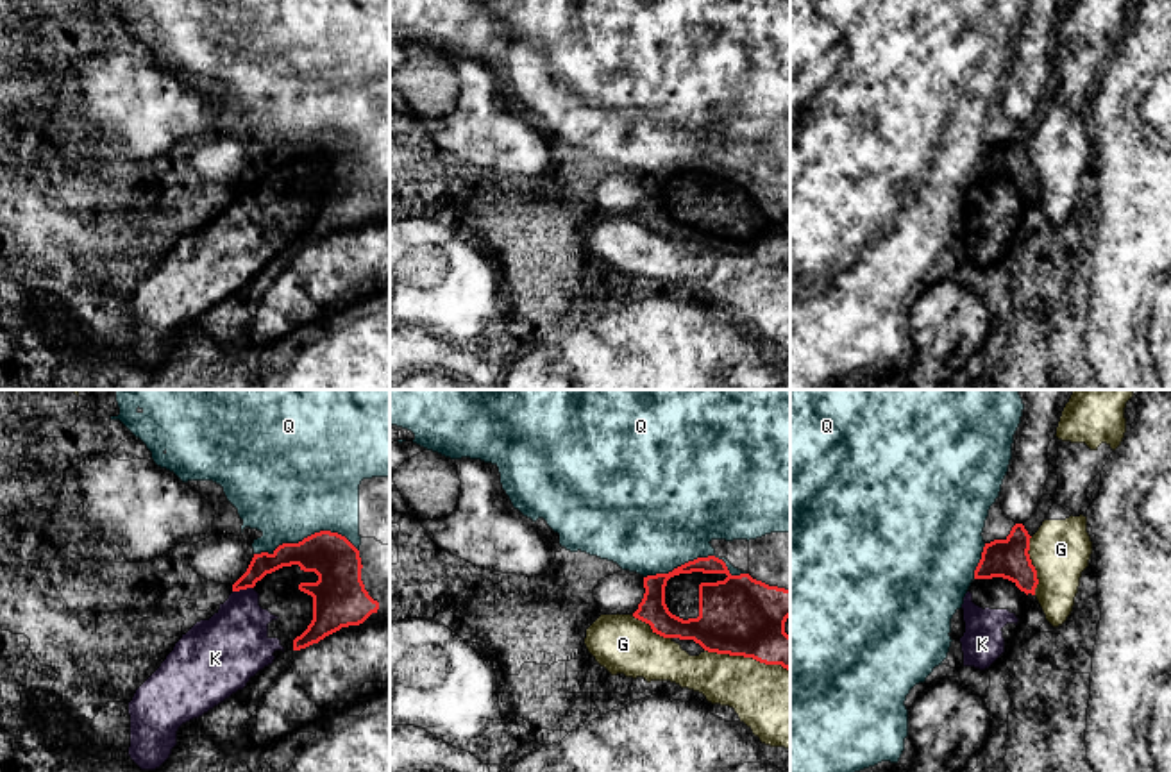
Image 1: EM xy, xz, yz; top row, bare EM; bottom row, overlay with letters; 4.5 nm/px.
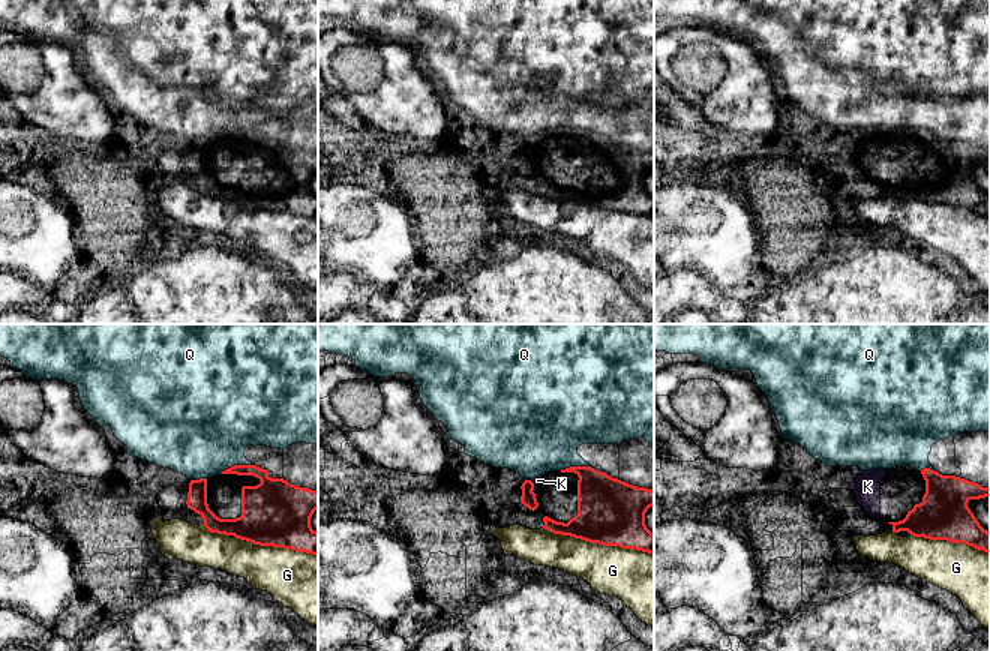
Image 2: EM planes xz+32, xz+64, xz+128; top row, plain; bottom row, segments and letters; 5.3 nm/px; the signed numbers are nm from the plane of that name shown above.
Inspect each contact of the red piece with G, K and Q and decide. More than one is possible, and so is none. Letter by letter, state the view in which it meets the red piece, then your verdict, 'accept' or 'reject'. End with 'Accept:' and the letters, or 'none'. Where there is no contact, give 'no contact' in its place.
G: meets red in xz; reject
K: meets red in xy; accept
Q: meets red in xz; reject
Accept: K

